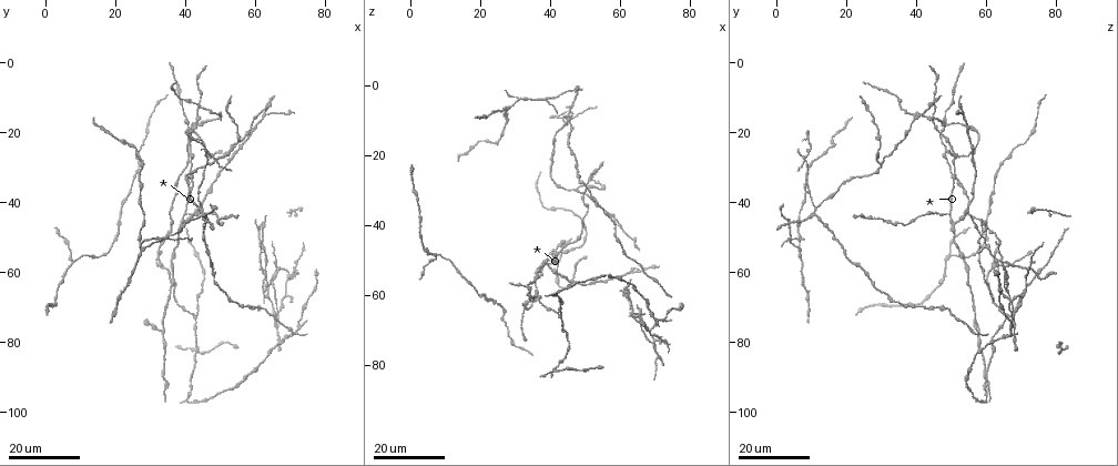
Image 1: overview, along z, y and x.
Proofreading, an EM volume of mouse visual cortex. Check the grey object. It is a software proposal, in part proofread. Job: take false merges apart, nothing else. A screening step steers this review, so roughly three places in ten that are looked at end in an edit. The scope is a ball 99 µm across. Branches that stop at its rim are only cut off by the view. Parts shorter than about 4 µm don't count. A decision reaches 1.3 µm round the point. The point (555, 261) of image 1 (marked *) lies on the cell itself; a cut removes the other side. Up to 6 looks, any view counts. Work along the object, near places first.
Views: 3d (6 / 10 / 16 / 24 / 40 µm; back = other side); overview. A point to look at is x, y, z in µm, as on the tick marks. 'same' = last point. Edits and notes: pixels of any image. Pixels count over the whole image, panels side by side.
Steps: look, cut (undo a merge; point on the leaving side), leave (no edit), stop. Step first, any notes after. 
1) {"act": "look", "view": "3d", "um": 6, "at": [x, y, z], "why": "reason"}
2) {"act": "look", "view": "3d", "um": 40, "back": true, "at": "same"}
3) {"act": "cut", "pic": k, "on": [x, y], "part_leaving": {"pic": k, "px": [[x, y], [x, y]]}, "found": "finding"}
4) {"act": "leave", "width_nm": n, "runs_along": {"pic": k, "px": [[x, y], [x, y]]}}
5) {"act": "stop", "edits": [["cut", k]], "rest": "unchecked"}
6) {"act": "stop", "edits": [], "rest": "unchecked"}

{"act": "look", "view": "3d", "um": 24, "at": [61.5, 54.5, 57.5], "why": "two arms in line, one across"}

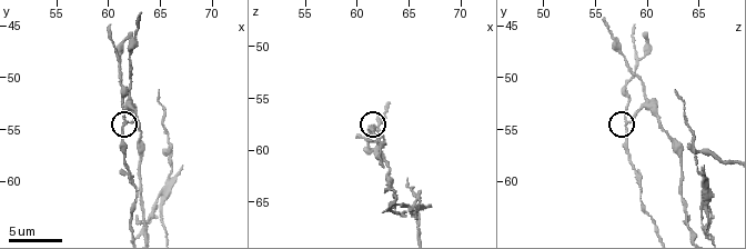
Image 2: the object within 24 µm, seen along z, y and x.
{"act": "look", "view": "3d", "um": 6, "at": [61.4, 54.2, 58.2]}

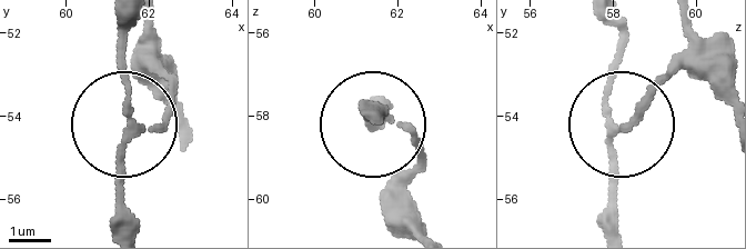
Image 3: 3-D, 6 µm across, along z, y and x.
{"act": "look", "view": "3d", "um": 6, "back": true, "at": [61.55, 54.30, 57.95], "why": "from behind"}

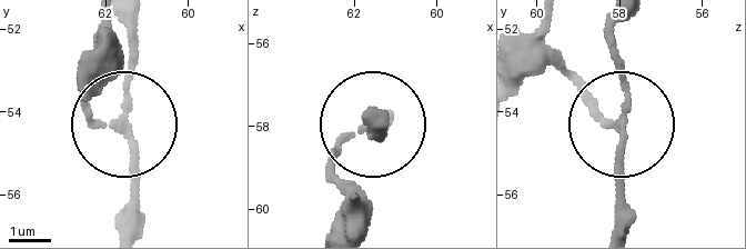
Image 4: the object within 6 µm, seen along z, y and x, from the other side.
{"act": "leave", "arms": 3, "found": "continuous, no second cell"}

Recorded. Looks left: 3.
{"act": "look", "view": "3d", "um": 16, "at": [40.0, 43.0, 49.0], "why": "arms part here"}

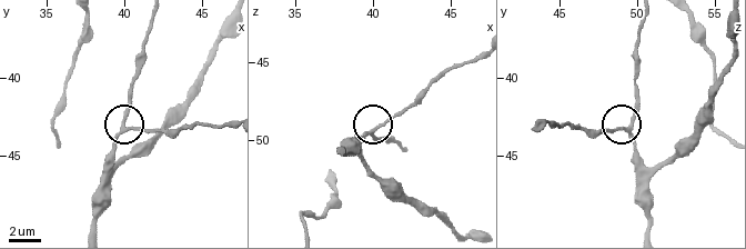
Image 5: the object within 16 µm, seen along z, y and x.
{"act": "look", "view": "3d", "um": 6, "at": [39.8, 43.6, 49.4]}

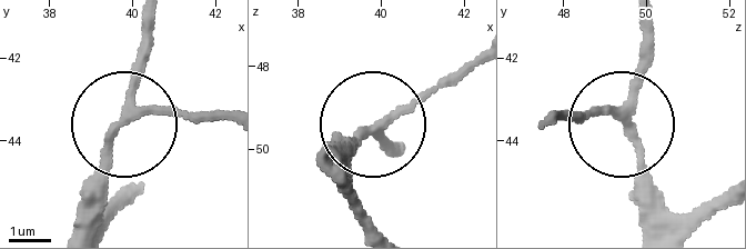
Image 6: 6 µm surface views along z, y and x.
{"act": "leave", "arms": 3, "runs_along": {"pic": 6, "px": [[151, 25], [125, 117], [221, 110]]}, "found": "continuous, no second cell"}

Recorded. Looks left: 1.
{"act": "stop", "edits": [], "rest": "unchecked"}

